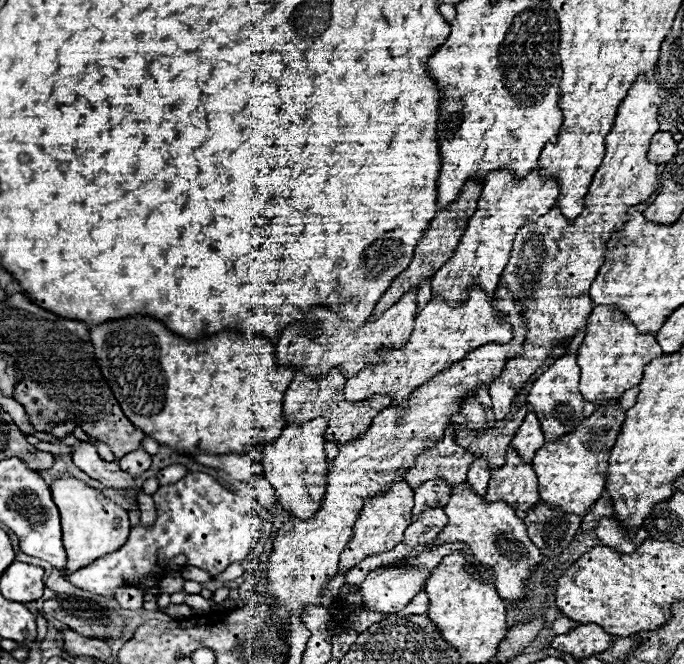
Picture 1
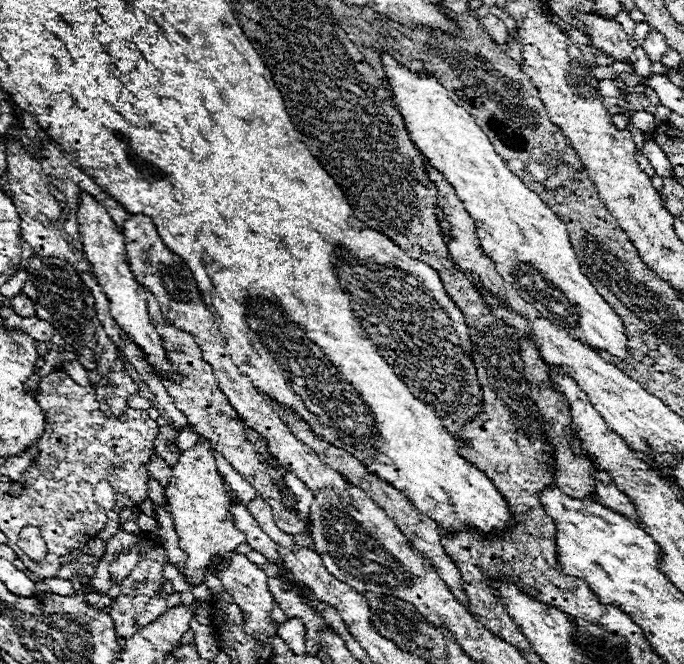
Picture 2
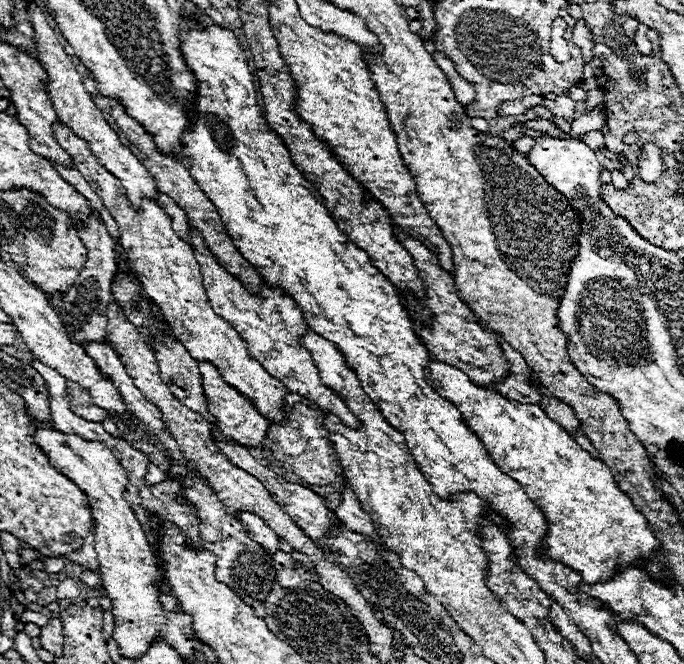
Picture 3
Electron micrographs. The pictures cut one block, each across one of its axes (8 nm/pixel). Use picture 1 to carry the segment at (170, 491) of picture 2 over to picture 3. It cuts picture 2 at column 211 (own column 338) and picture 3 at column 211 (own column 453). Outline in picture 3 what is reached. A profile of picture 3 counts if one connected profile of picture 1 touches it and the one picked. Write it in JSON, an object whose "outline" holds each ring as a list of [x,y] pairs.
{"outline":[[[200,362],[200,372],[202,372],[202,388],[206,392],[206,404],[208,404],[208,412],[212,416],[216,416],[216,428],[228,438],[234,440],[236,444],[246,444],[246,448],[256,448],[262,444],[262,440],[266,438],[266,430],[268,430],[268,420],[264,416],[258,414],[256,406],[244,398],[240,392],[234,392],[232,386],[228,386],[222,376],[218,374],[218,370],[210,364],[210,362]]]}

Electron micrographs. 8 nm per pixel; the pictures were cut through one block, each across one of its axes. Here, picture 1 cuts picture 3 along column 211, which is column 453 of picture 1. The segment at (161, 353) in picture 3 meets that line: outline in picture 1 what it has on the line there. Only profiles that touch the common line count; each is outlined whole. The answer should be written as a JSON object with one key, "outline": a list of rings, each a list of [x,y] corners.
{"outline":[[[466,396],[460,404],[460,410],[456,414],[452,414],[450,418],[452,422],[464,424],[466,428],[476,428],[476,430],[484,430],[486,426],[486,416],[484,416],[484,408],[480,406],[480,402],[474,396]]]}

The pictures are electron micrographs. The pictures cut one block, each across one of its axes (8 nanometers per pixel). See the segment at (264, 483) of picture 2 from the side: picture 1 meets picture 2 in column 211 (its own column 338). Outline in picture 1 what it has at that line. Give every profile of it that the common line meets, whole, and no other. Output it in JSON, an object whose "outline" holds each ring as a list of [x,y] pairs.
{"outline":[[[332,368],[324,378],[312,378],[306,376],[302,370],[296,374],[296,378],[290,382],[288,390],[284,392],[284,416],[288,424],[302,424],[306,420],[314,420],[320,416],[328,416],[328,428],[326,428],[326,440],[344,444],[360,434],[364,434],[372,422],[372,418],[386,406],[392,404],[392,396],[380,396],[374,394],[368,400],[360,402],[348,402],[344,400],[344,384],[346,376],[342,374],[340,368]]]}

